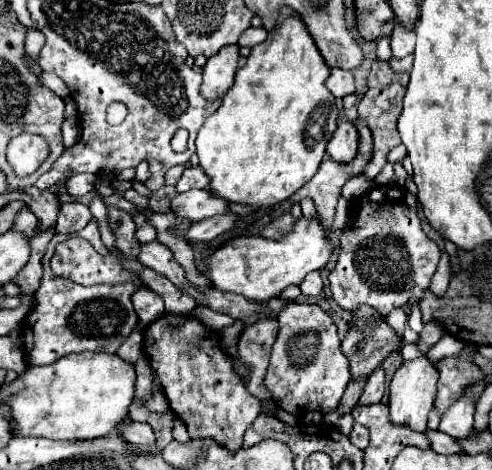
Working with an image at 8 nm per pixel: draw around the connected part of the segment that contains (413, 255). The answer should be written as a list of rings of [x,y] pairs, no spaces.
[[[383,185],[367,193],[359,203],[353,203],[353,215],[341,235],[341,253],[335,269],[329,275],[333,299],[343,309],[357,309],[357,305],[371,305],[381,315],[389,315],[395,307],[401,307],[409,313],[411,301],[419,301],[423,289],[429,287],[429,281],[439,263],[439,247],[431,241],[423,229],[417,215],[417,199],[403,187]]]

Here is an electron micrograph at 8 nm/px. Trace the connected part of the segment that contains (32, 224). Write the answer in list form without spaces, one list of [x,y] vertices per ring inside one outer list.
[[[23,205],[19,211],[17,211],[17,215],[15,215],[15,225],[13,225],[15,229],[25,229],[25,233],[29,233],[29,237],[33,237],[35,235],[35,231],[37,231],[37,227],[39,227],[39,221],[37,221],[37,217],[31,213],[31,209],[27,207],[27,205]]]

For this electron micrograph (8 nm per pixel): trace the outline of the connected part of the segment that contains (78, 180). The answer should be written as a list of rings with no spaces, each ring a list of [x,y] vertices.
[[[79,173],[68,179],[66,187],[73,197],[83,197],[83,195],[87,195],[87,193],[93,191],[93,185],[95,185],[95,181],[97,182],[97,180],[96,174]]]

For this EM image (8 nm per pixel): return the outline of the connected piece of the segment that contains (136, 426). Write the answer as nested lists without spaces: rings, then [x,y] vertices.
[[[129,421],[129,425],[121,429],[121,437],[135,445],[149,445],[155,441],[153,429],[147,423],[137,423],[137,421]]]

